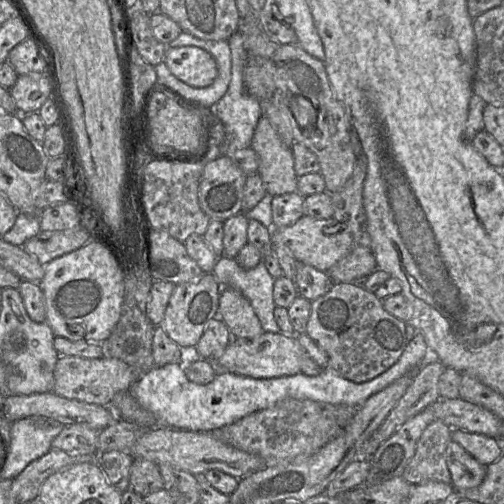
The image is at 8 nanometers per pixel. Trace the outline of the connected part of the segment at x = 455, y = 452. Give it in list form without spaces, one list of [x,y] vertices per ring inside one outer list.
[[[452,439],[446,448],[446,462],[455,490],[476,488],[486,476],[487,465],[480,463]]]

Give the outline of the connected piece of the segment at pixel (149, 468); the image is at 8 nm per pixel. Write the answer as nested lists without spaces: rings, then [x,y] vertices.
[[[133,458],[129,488],[142,497],[163,489],[164,480],[157,464],[147,459]]]

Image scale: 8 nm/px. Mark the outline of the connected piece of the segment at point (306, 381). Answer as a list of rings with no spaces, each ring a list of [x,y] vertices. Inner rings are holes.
[[[417,332],[414,338],[407,343],[399,359],[388,370],[365,382],[357,383],[350,381],[330,368],[322,368],[322,371],[316,376],[308,376],[299,372],[294,375],[275,378],[250,378],[218,369],[218,374],[210,383],[196,384],[186,377],[185,363],[170,363],[159,367],[154,366],[149,371],[142,374],[131,386],[129,391],[143,408],[150,411],[156,417],[159,425],[157,427],[179,428],[192,431],[211,431],[232,424],[253,412],[269,408],[284,398],[307,399],[334,405],[349,405],[358,408],[370,396],[384,389],[403,375],[422,366],[424,362],[429,359],[430,352],[424,336]]]

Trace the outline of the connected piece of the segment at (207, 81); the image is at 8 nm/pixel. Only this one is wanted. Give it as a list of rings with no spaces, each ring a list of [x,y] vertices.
[[[167,46],[164,62],[175,77],[196,88],[210,86],[218,74],[214,57],[196,46]]]

